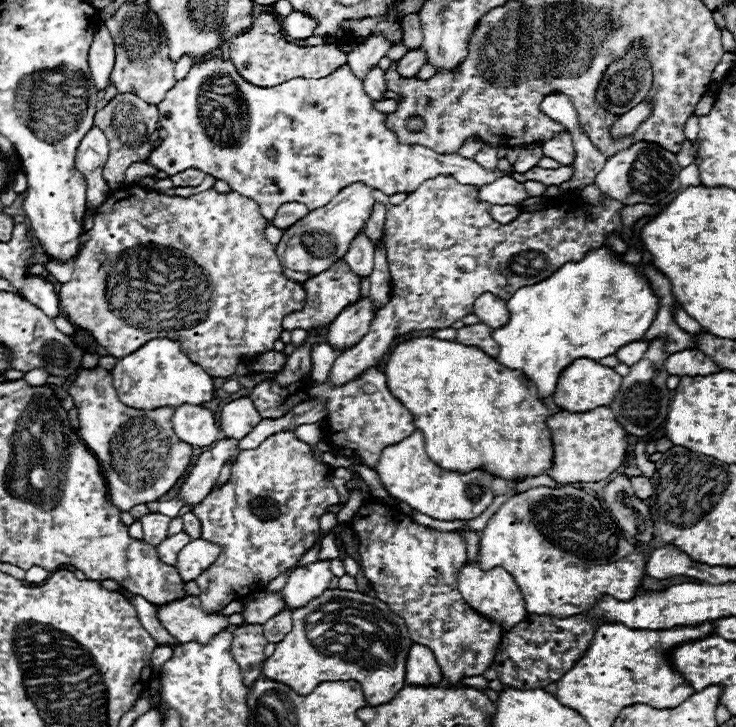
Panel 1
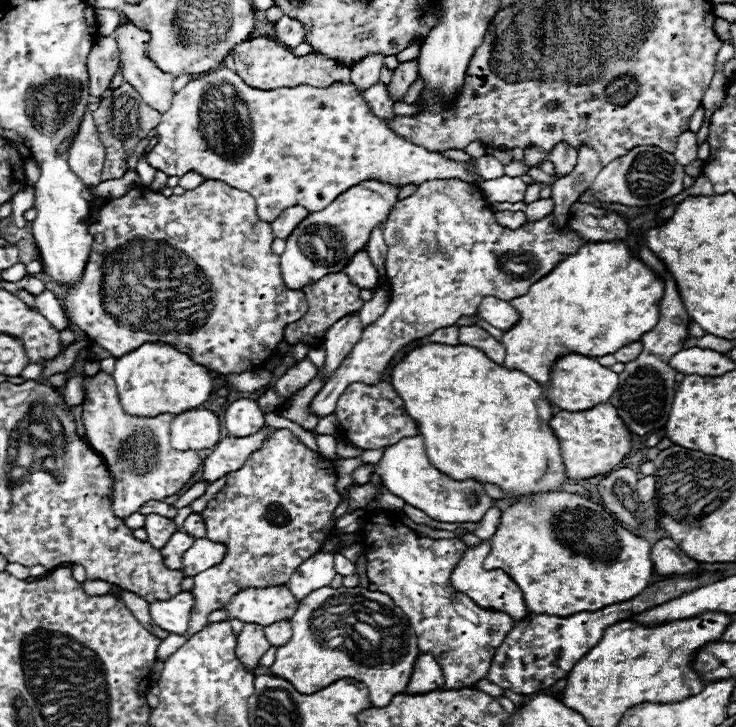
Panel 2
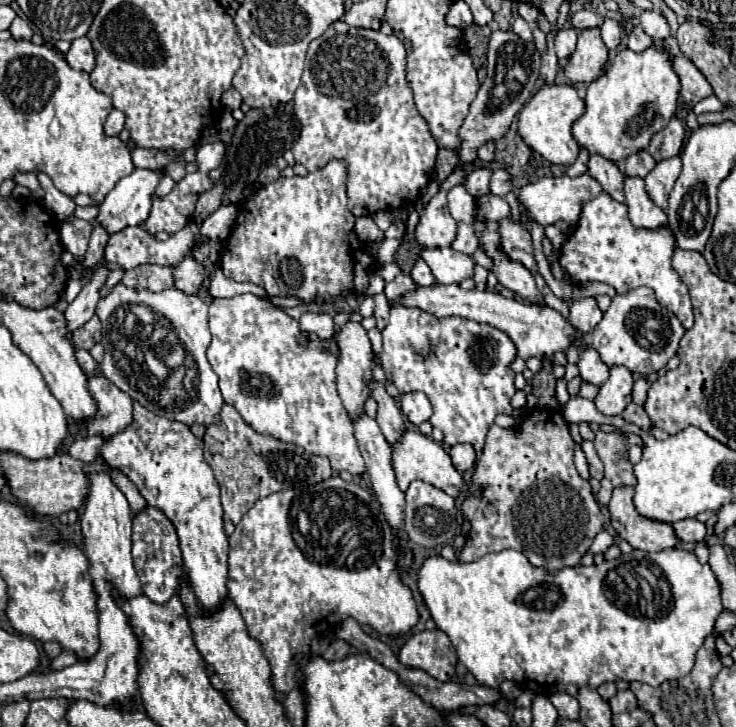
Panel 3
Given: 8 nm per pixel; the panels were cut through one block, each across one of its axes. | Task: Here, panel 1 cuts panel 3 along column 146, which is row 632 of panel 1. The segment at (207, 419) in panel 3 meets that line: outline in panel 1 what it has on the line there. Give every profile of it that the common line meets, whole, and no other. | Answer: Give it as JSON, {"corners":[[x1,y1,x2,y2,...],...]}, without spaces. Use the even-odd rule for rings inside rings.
{"corners":[[328,588,318,598,310,600,306,606,292,610,292,622,294,622,292,632,284,636,282,642,276,644,272,658,264,662,262,674,268,676,268,680,280,680,282,684,288,684,294,692,300,692,302,696,312,692,322,682,356,680,362,684,364,698,368,700,370,706,390,702,396,696,396,692,404,688,408,652,414,642,408,636,408,626,404,624,404,620,376,596]]}

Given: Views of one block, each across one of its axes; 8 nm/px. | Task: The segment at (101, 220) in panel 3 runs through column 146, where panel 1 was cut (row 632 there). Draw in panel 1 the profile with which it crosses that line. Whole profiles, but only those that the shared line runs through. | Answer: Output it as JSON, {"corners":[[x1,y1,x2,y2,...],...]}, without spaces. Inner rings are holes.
{"corners":[[186,596,186,598,182,598,182,600,174,600,174,602,162,604,162,606,158,606,156,616,158,616,160,624,178,640,178,644,186,644,186,642,192,642,192,640,196,640,196,642,200,642,200,644,206,644,216,632,228,628,228,618,226,618,226,616,204,614,204,612,202,612,198,596]]}

